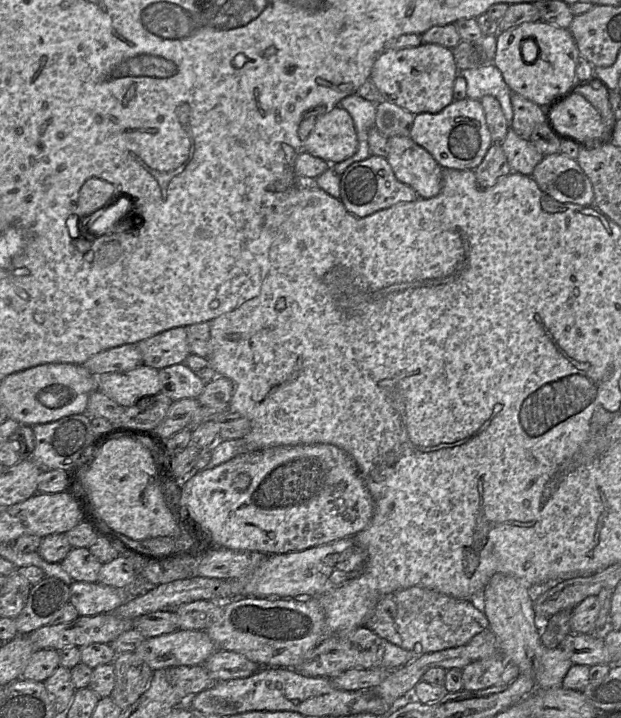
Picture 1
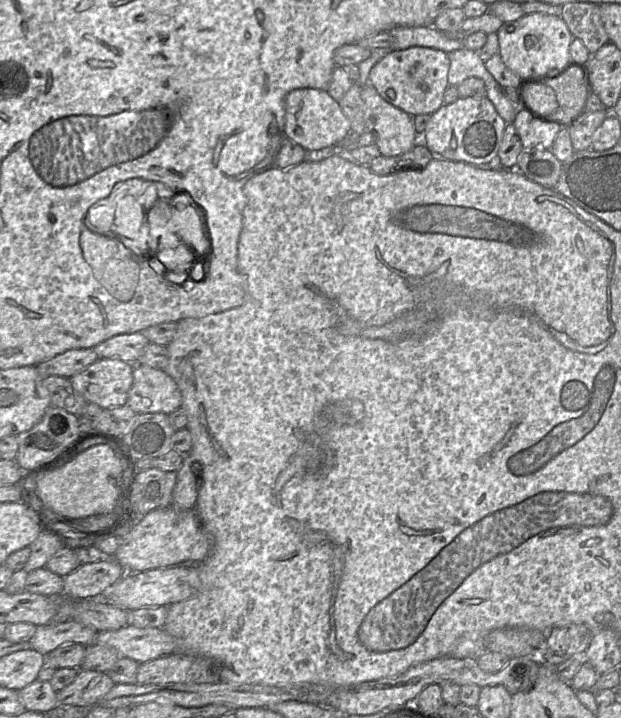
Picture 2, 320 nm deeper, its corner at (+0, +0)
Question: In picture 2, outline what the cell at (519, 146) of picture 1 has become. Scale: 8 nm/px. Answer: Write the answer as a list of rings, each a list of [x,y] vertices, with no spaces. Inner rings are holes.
[[[521,109],[513,125],[519,135],[523,148],[541,147],[550,149],[562,126],[551,120],[540,119]]]

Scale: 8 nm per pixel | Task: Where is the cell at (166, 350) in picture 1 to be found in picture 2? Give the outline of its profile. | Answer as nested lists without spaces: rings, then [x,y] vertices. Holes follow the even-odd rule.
[[[137,332],[116,335],[99,343],[93,349],[99,358],[118,359],[137,365],[136,362],[148,343],[143,333]]]

